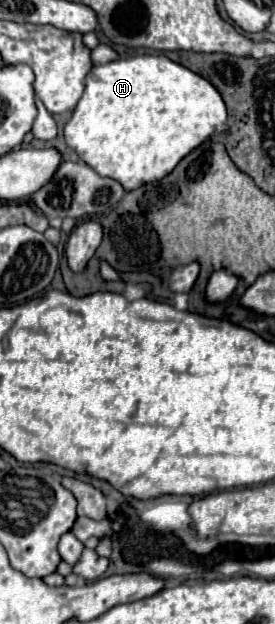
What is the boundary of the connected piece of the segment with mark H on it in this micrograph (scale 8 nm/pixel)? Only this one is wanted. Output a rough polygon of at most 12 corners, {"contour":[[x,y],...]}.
{"contour":[[145,53],[94,65],[64,139],[124,189],[226,131],[210,81]]}

